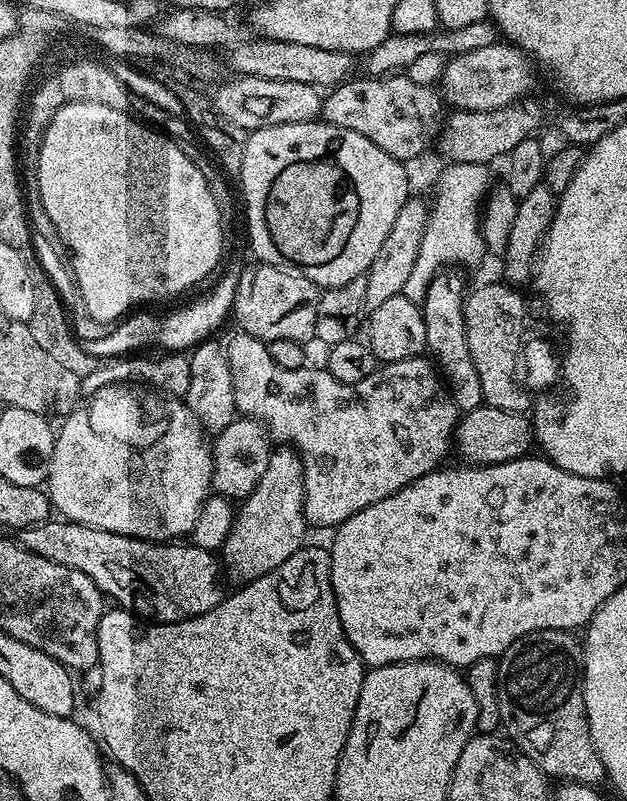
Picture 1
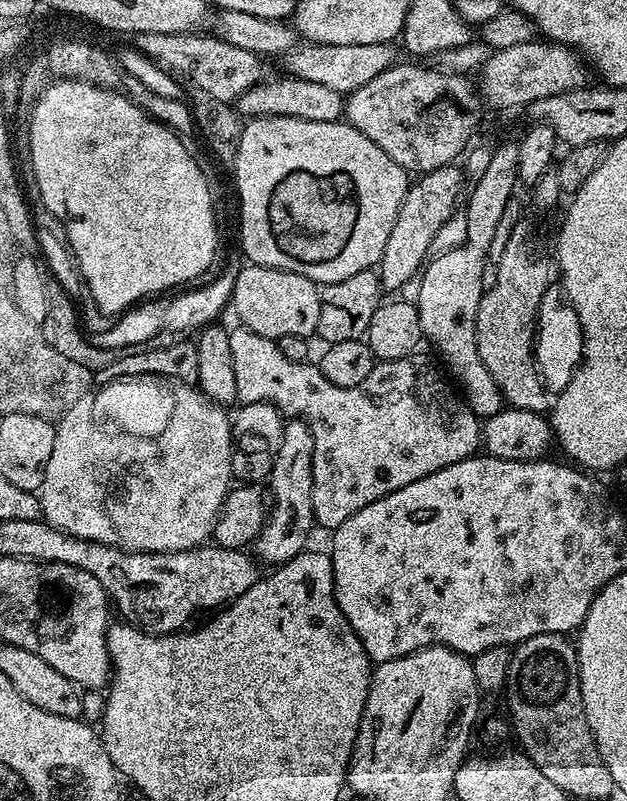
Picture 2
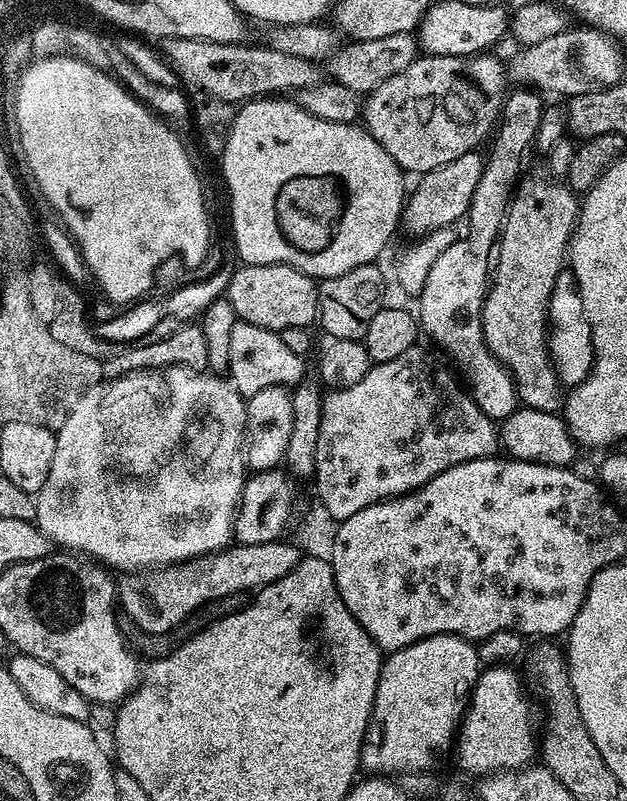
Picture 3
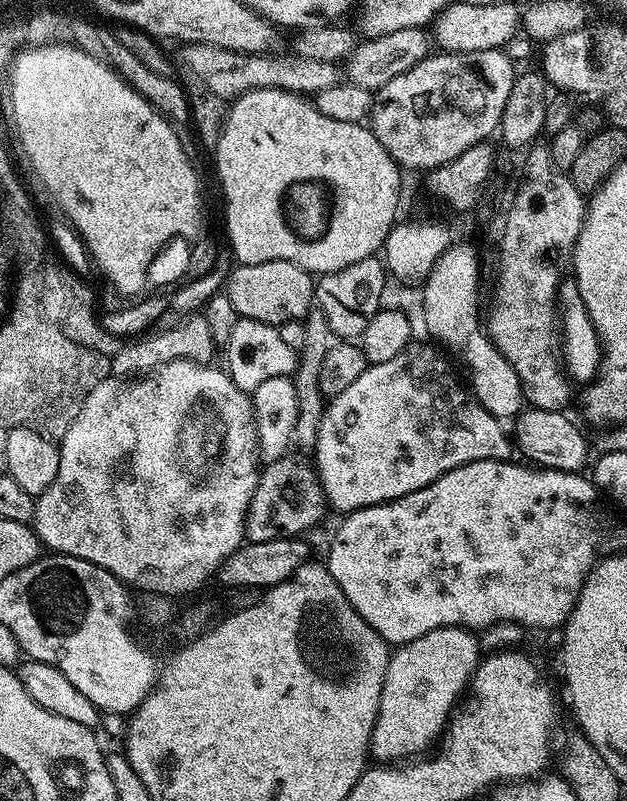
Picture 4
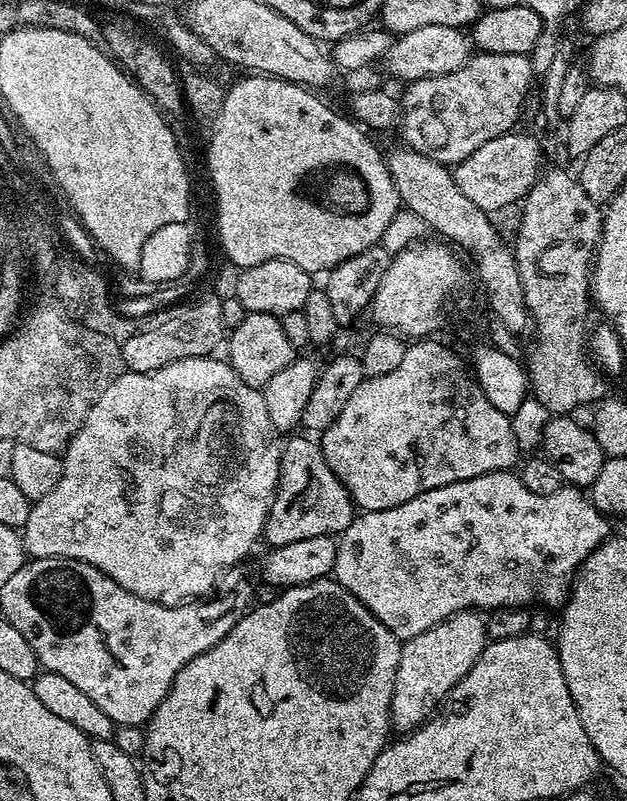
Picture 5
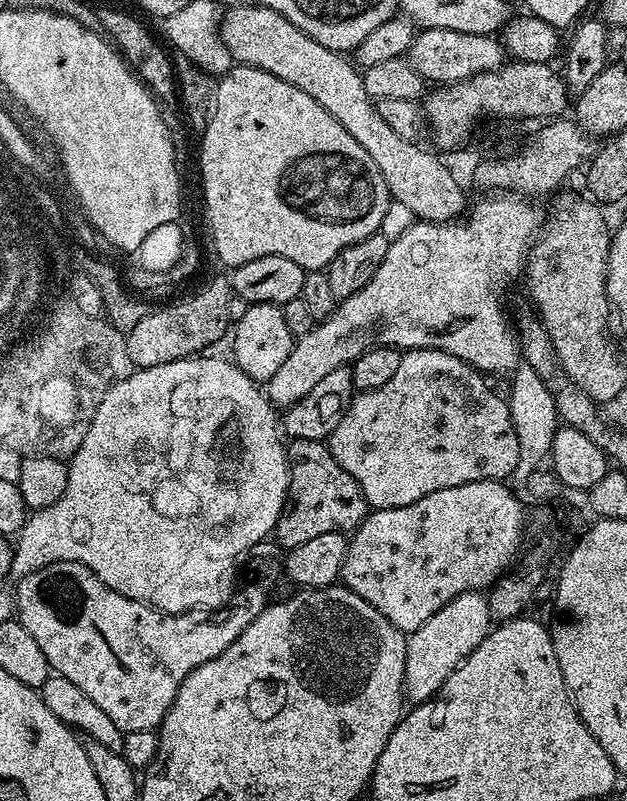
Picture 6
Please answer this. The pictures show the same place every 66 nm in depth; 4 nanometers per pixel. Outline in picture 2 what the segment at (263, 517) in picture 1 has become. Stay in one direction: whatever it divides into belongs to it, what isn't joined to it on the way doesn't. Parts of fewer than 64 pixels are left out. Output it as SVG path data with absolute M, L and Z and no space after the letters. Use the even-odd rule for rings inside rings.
M299 418L285 423L280 445L274 458L272 473L266 481L270 500L276 503L270 515L264 521L264 529L254 541L254 556L261 565L279 566L287 560L293 560L307 547L310 528L314 526L313 514L313 435L308 424Z

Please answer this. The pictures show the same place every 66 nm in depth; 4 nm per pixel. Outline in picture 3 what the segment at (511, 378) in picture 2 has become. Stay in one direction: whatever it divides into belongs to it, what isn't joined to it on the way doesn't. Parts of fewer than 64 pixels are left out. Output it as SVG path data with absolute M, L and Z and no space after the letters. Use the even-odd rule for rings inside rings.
M545 173L525 175L519 181L499 236L494 275L481 310L485 344L512 376L517 401L543 412L559 413L562 408L562 385L548 351L548 303L554 280L570 252L579 205L577 195L567 185Z

